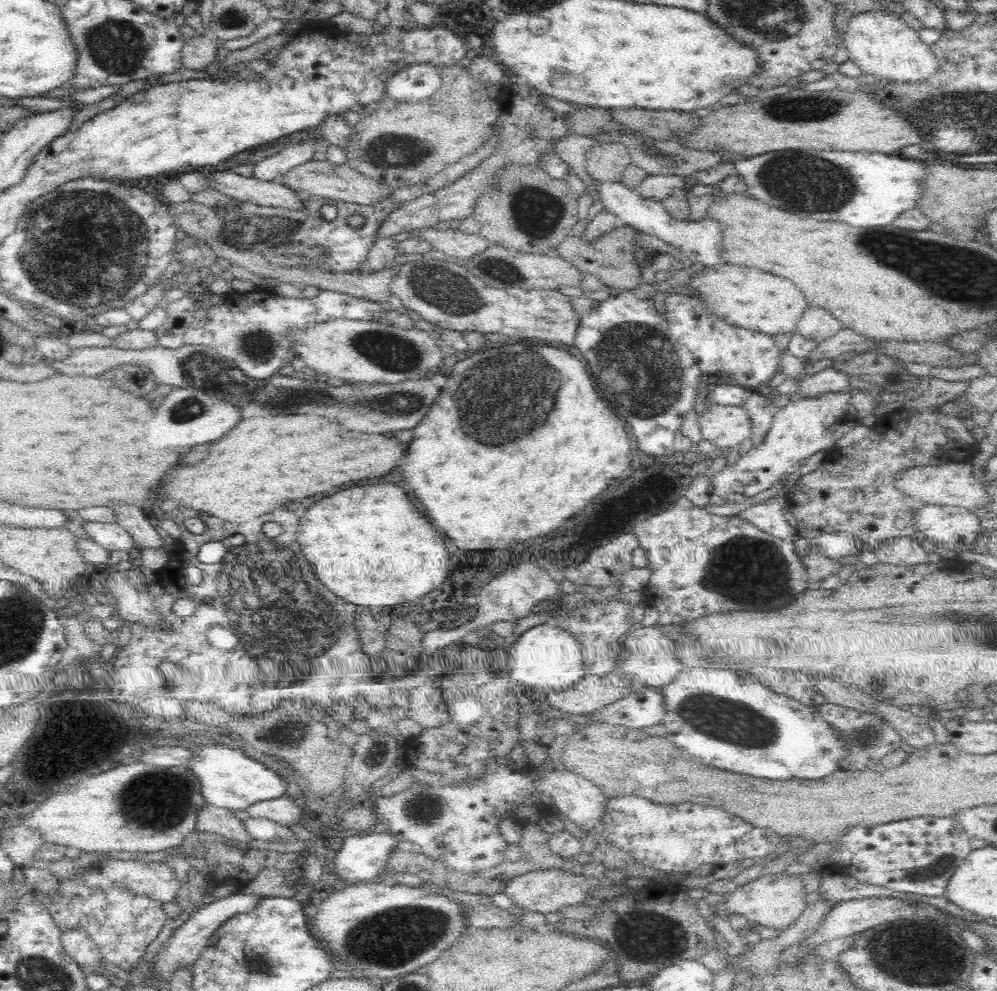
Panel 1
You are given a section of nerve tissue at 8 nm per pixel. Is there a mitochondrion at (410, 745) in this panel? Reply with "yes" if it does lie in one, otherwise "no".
no

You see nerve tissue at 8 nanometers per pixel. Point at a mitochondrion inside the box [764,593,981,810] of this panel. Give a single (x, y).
(861, 739)

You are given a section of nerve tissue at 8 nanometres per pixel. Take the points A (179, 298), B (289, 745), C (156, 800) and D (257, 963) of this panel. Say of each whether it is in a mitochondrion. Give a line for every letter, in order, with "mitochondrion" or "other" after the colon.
A: other
B: mitochondrion
C: mitochondrion
D: mitochondrion

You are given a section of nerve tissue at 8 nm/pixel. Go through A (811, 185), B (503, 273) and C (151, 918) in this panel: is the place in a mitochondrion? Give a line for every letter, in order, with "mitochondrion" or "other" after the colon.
A: mitochondrion
B: mitochondrion
C: other

